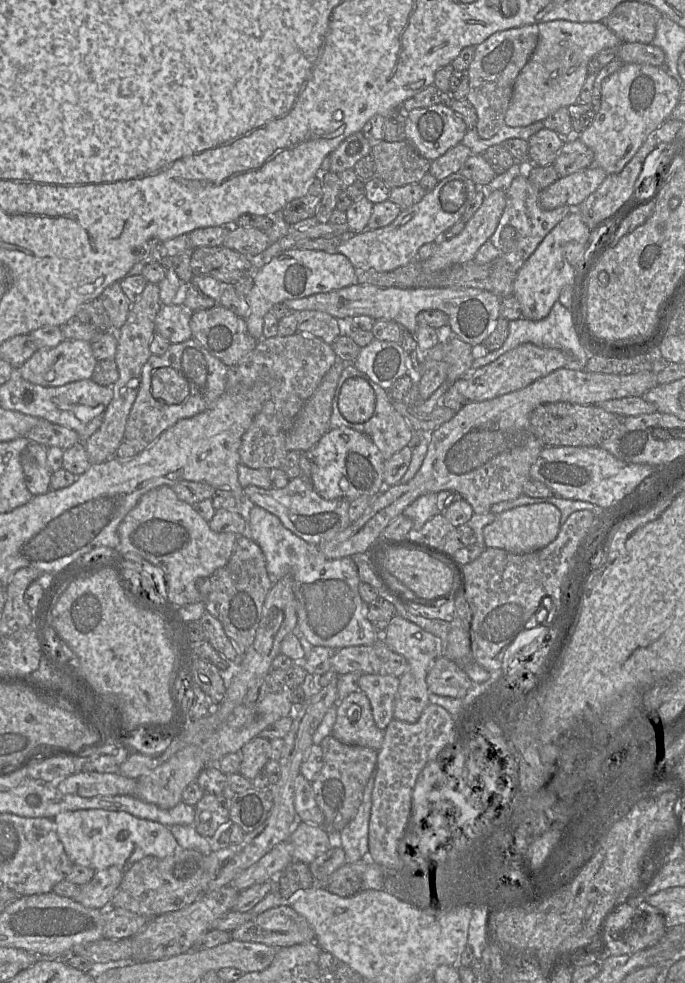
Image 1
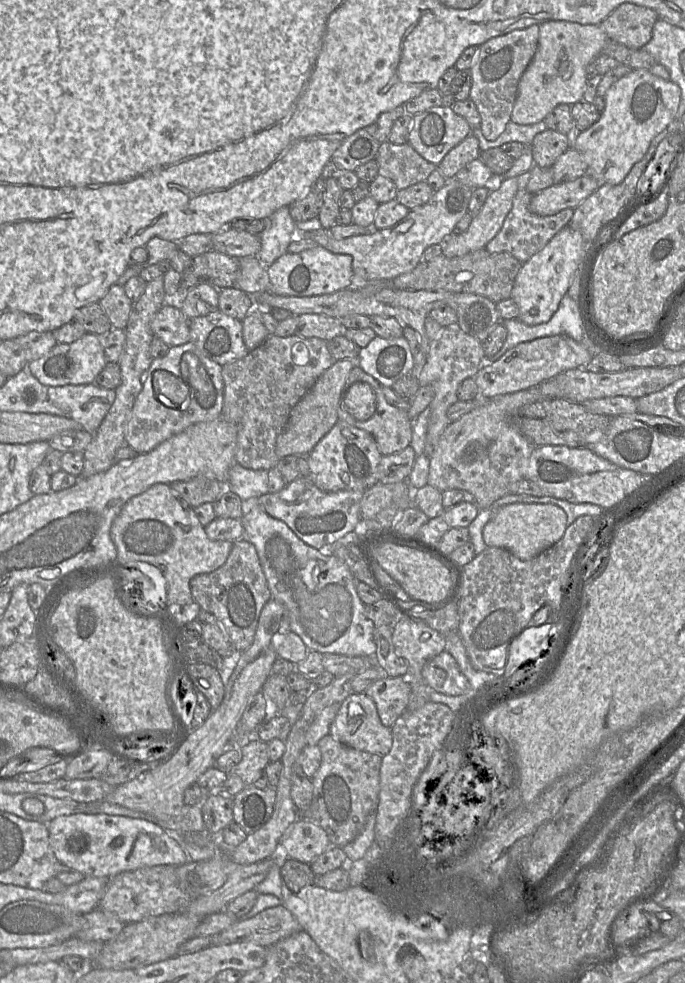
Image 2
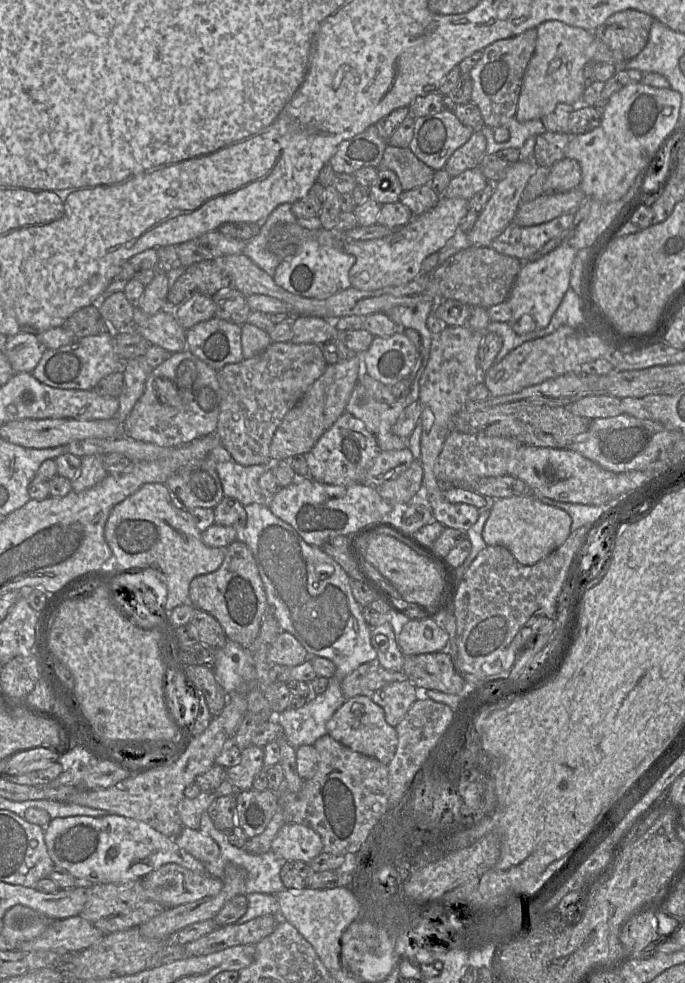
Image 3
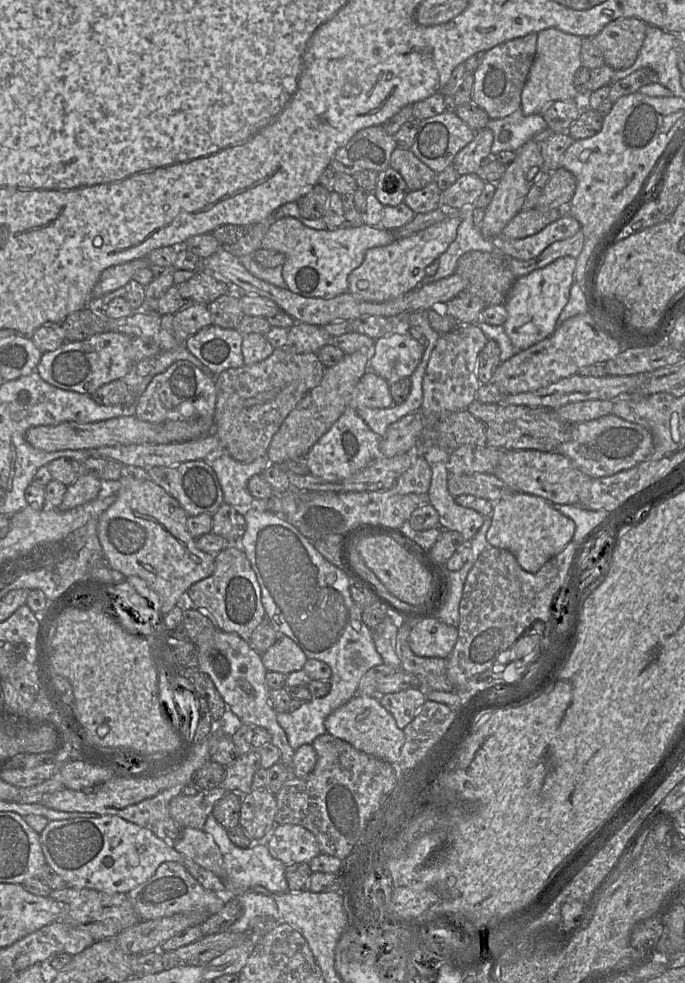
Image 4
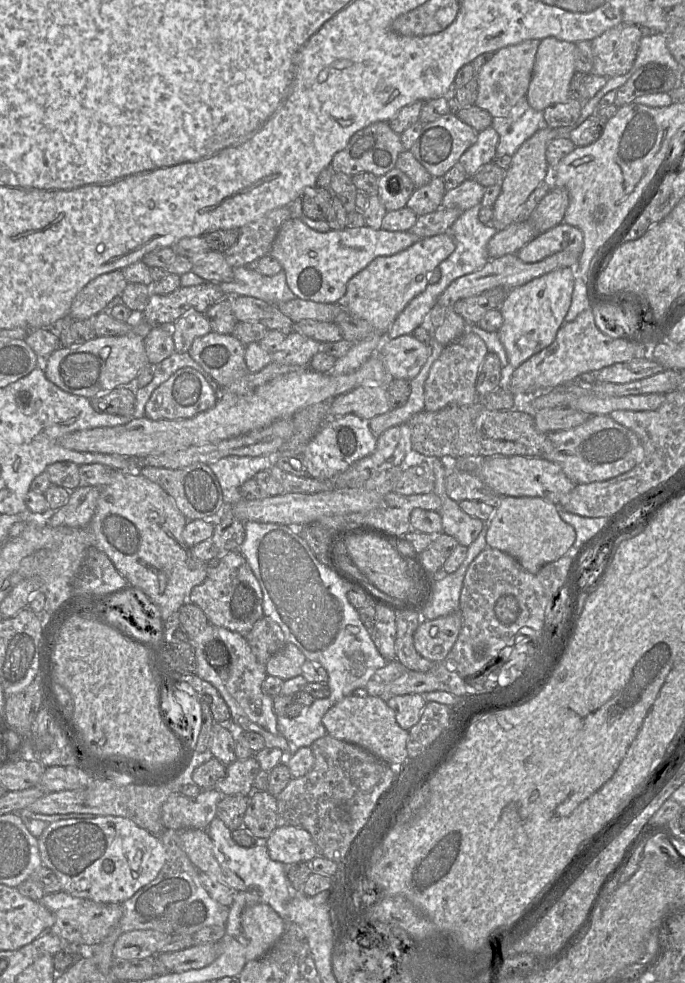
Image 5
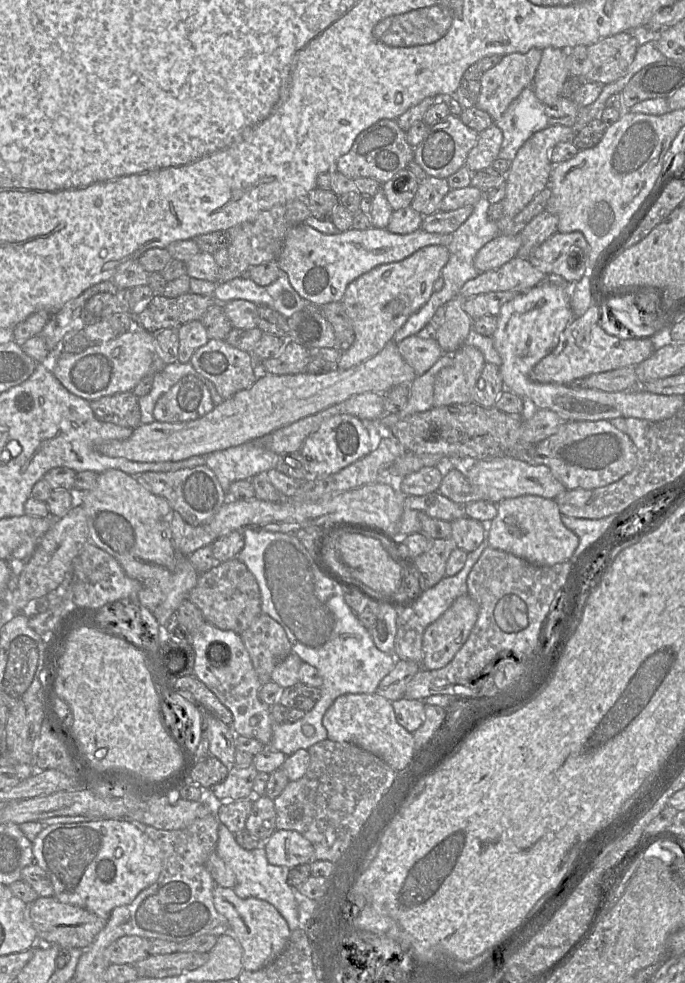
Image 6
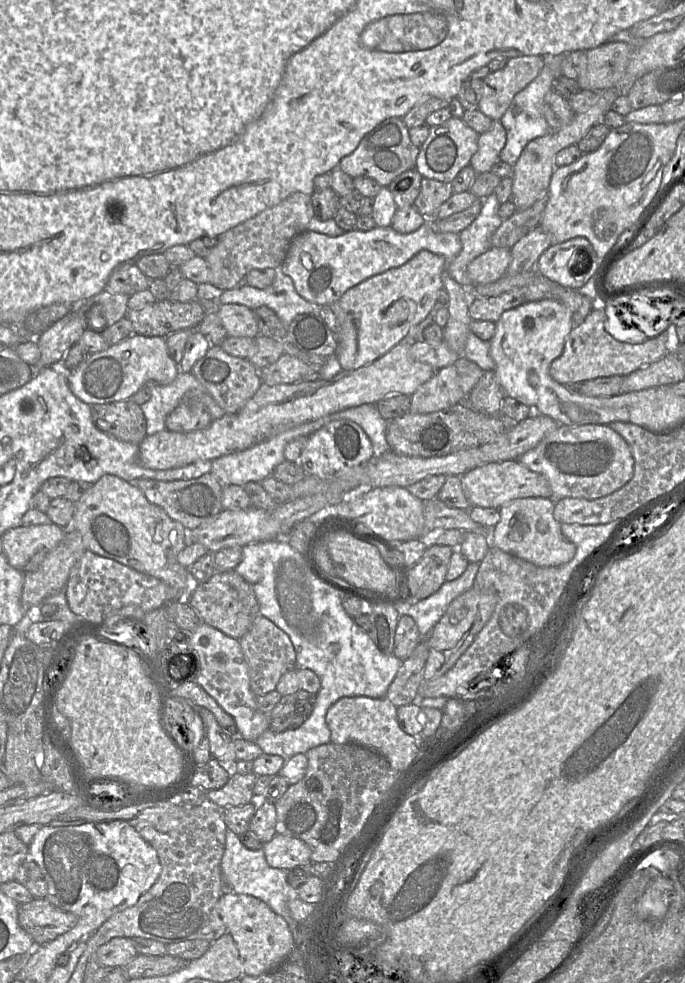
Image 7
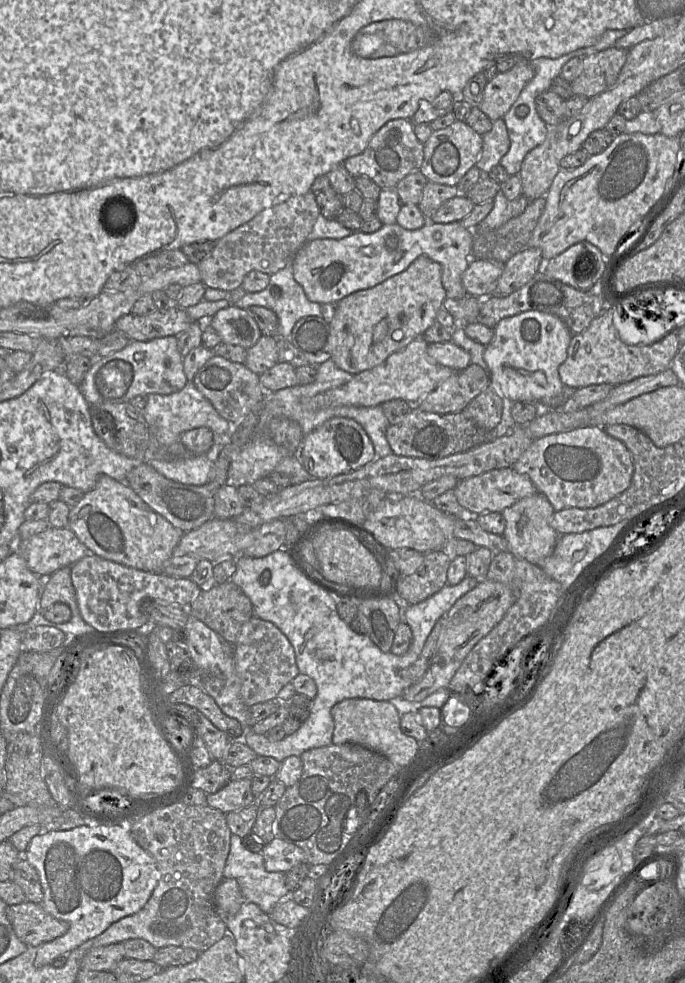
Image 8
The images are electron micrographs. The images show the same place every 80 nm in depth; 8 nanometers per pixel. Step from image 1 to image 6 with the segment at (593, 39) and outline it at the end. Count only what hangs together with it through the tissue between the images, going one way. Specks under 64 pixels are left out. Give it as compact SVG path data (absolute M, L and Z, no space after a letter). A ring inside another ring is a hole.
M554 47L542 50L531 87L538 100L544 105L550 105L562 97L564 82L569 77L566 58L567 50Z

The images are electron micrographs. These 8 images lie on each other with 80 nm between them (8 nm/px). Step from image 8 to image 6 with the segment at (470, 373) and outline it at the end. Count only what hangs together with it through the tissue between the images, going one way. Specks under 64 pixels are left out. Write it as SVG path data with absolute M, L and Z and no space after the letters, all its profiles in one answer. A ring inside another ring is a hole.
M443 354L428 371L417 376L412 382L412 390L406 406L398 413L386 413L380 418L383 427L389 431L401 419L433 408L436 375L442 368L452 365L452 363L453 354Z

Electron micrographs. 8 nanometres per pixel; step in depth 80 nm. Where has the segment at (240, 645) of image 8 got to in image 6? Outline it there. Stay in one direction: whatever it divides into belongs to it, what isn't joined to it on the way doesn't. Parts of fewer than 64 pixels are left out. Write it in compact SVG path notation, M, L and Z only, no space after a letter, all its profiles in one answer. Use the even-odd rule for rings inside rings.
M263 613L240 636L262 686L271 680L274 668L292 652L291 644L282 626Z

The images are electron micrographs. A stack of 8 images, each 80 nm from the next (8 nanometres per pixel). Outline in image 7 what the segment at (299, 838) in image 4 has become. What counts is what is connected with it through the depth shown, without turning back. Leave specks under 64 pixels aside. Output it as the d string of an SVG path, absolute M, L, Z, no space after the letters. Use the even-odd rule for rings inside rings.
M276 834L273 839L263 844L263 851L269 866L284 870L312 864L309 846L298 838Z

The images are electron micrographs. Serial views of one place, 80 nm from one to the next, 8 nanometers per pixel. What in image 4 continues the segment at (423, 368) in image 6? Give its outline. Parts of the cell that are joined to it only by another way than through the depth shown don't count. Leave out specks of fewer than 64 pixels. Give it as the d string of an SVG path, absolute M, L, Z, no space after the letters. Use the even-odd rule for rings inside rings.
M406 330L375 340L370 351L369 369L388 383L409 378L419 365L423 346Z

